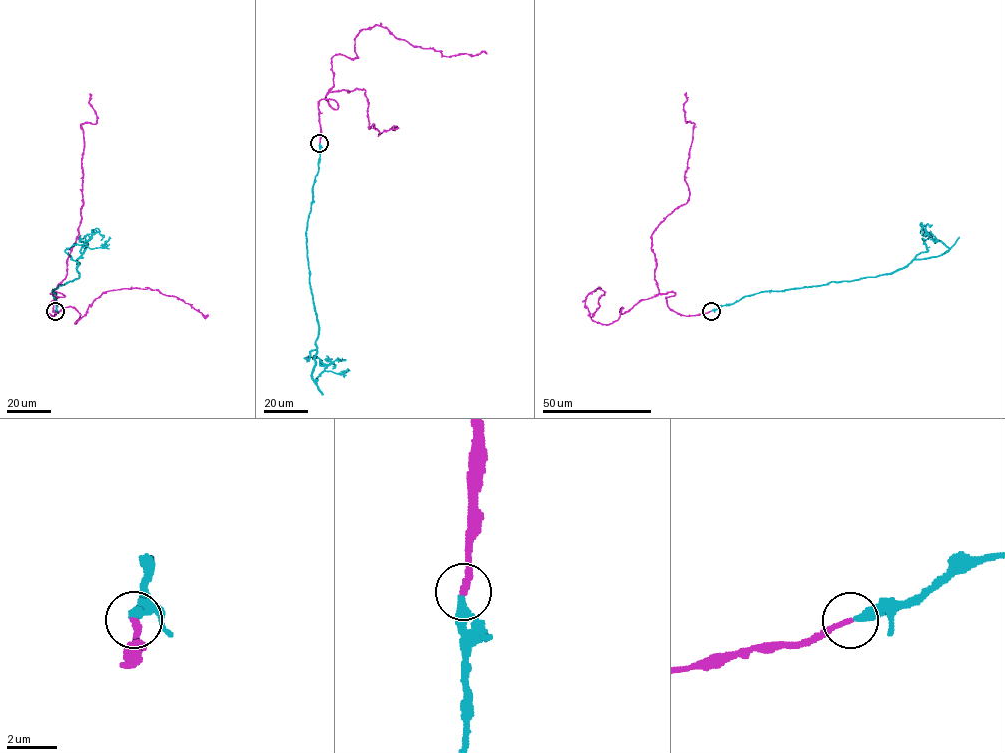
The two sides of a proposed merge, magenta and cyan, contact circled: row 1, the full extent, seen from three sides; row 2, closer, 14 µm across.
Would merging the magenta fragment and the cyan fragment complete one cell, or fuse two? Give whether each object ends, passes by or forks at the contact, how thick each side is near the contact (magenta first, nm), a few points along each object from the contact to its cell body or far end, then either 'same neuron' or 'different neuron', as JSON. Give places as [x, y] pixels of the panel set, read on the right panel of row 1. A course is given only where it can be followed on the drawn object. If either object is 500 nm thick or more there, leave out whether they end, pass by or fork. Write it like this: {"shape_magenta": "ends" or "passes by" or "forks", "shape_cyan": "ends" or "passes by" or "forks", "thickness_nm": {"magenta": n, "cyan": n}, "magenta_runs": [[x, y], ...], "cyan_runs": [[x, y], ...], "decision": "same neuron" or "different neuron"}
{"shape_magenta": "ends", "shape_cyan": "ends", "thickness_nm": {"magenta": 240, "cyan": 360}, "magenta_runs": [[711, 311], [680, 315], [668, 292], [601, 324], [585, 301], [599, 288], [595, 313]], "cyan_runs": [[711, 311], [761, 292], [893, 272], [914, 259], [946, 252], [949, 248], [938, 240], [934, 243], [930, 230]], "decision": "same neuron"}

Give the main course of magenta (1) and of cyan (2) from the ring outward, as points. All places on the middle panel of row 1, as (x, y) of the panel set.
1: (319, 143), (319, 102), (338, 108), (325, 98), (331, 59), (358, 57), (364, 29), (443, 56), (486, 54)
2: (319, 143), (306, 231), (319, 328), (312, 380), (316, 383), (324, 371), (343, 374), (349, 369)

